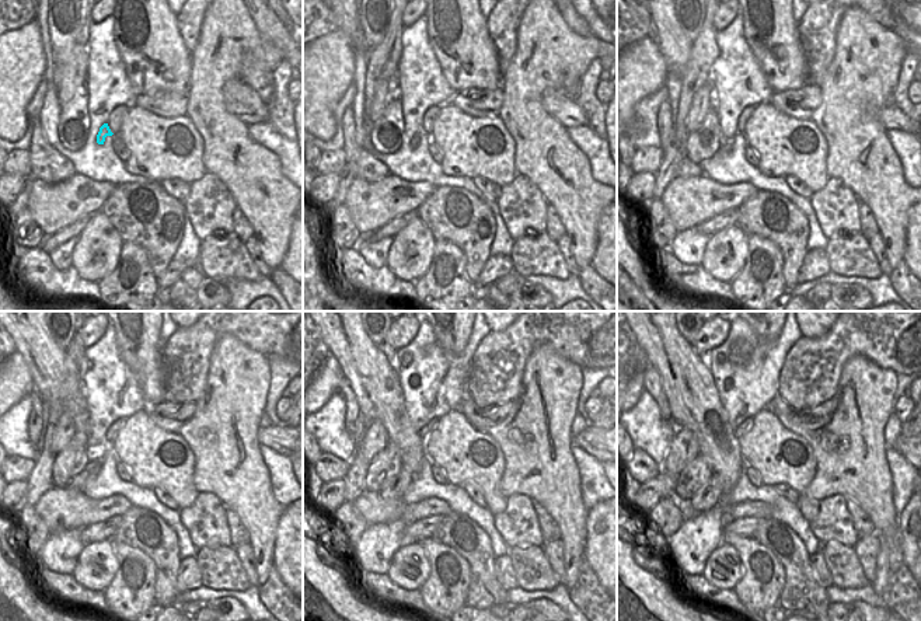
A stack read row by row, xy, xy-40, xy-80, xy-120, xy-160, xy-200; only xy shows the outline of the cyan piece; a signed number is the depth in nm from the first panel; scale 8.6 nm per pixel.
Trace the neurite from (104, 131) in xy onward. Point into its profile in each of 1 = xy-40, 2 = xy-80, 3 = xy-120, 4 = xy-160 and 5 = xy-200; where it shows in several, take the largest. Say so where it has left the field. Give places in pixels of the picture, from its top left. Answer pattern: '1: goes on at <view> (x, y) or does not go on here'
1: goes on at xy-40 (415, 140)
2: goes on at xy-80 (729, 143)
3: goes on at xy-120 (89, 473)
4: goes on at xy-160 (396, 488)
5: goes on at xy-200 (708, 495)

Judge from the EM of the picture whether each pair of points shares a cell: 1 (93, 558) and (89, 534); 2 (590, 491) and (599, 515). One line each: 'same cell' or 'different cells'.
1: different cells
2: different cells

